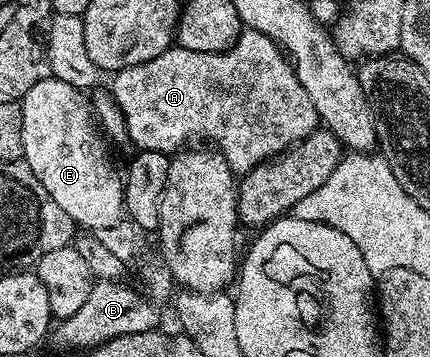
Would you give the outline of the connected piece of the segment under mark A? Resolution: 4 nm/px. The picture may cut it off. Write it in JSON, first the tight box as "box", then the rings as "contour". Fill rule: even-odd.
{"box":[110,29,321,173],"contour":[[[251,29],[241,30],[236,44],[233,47],[227,47],[225,51],[191,51],[185,47],[173,45],[158,57],[154,57],[142,65],[134,65],[115,72],[113,79],[116,80],[113,81],[112,87],[110,86],[110,94],[120,106],[120,111],[124,115],[124,124],[128,130],[128,139],[135,144],[135,148],[142,151],[175,153],[187,148],[191,144],[188,143],[191,139],[209,139],[212,142],[209,144],[219,151],[220,156],[228,162],[229,167],[236,173],[252,171],[259,163],[267,163],[269,159],[284,154],[289,147],[293,147],[295,143],[301,143],[311,131],[317,130],[318,124],[321,122],[319,113],[315,111],[314,102],[307,95],[306,89],[299,83],[295,69],[286,58],[280,44],[272,40],[265,32]]]}

